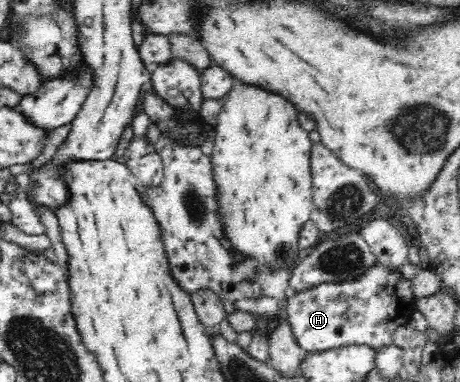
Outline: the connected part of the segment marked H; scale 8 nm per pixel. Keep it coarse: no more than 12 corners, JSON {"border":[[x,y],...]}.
{"border":[[399,266],[287,299],[306,352],[393,345],[416,300]]}

